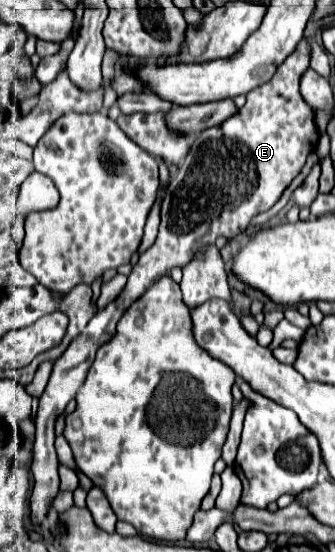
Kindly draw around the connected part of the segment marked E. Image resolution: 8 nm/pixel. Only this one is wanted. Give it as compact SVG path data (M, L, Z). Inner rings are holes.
M303 39L297 49L277 67L275 75L265 85L247 93L245 105L235 115L231 115L231 119L219 125L219 137L225 147L191 147L187 159L179 165L177 177L169 183L169 189L165 193L157 241L149 251L141 253L139 263L133 267L129 281L117 295L117 299L97 311L97 315L81 331L81 335L75 337L75 343L71 343L67 351L55 361L45 393L39 399L39 411L35 419L37 435L31 465L33 491L29 497L29 521L33 527L39 527L45 521L49 505L59 491L59 461L53 447L55 419L75 397L101 343L107 343L115 335L115 327L123 311L135 299L139 299L139 295L143 295L155 279L169 275L173 267L185 267L199 247L215 243L219 235L231 239L245 231L255 215L271 209L275 201L279 201L291 179L305 165L307 155L315 149L319 133L313 123L313 109L299 93L299 79L309 67L309 55L309 43Z

